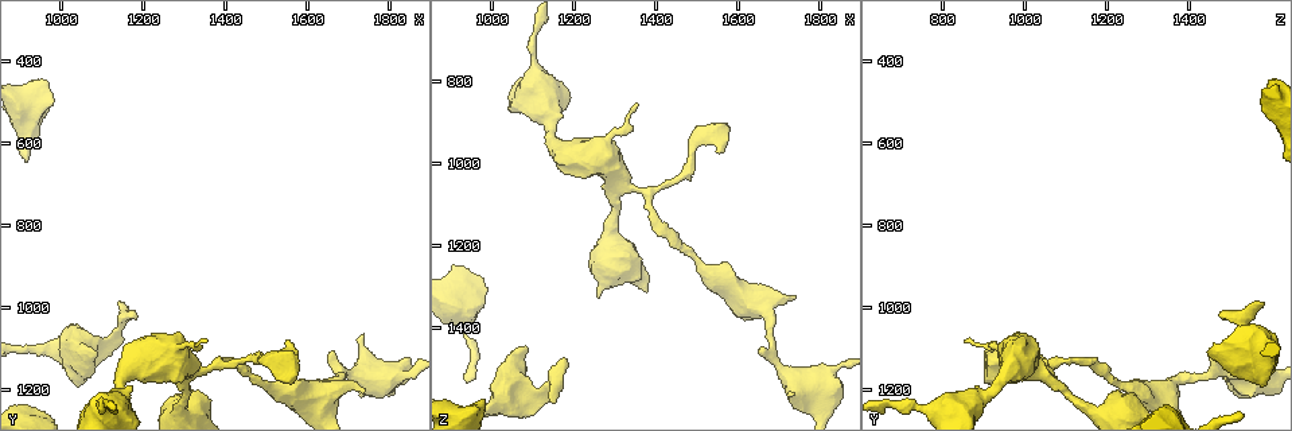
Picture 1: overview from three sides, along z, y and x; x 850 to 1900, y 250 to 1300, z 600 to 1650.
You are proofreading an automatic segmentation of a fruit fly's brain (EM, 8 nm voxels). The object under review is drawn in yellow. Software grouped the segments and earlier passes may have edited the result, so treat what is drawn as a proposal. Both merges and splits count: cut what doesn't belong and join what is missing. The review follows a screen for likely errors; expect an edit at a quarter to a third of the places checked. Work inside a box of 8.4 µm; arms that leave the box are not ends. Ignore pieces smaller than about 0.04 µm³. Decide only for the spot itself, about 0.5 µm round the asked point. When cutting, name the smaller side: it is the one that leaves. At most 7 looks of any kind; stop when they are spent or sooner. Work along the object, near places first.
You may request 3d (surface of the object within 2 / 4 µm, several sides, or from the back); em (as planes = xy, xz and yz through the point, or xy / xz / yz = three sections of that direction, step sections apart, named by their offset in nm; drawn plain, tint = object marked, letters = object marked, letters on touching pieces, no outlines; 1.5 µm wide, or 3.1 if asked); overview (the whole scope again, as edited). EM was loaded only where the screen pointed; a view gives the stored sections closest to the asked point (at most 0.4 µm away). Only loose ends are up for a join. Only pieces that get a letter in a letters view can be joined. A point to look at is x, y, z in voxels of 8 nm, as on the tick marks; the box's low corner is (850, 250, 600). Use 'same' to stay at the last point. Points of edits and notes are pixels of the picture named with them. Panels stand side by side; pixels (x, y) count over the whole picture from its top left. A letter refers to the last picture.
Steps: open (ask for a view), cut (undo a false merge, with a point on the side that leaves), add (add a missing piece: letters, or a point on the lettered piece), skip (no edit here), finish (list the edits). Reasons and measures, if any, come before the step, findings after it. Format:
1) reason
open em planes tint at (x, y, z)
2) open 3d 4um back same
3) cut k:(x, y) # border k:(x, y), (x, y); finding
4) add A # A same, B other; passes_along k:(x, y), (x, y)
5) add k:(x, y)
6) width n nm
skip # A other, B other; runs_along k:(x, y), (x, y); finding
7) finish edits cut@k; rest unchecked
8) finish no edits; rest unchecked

free end
open em planes letters at (1085, 1110, 1445)

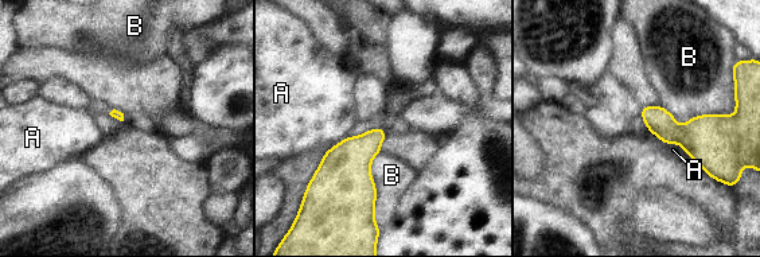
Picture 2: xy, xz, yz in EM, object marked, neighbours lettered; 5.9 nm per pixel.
skip # A other, B other; border 2:(659, 104), (681, 125), (735, 113); no lettered piece goes on from it

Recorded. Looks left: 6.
stops while still wide
open 3d 4um at (1745, 1195, 1325)

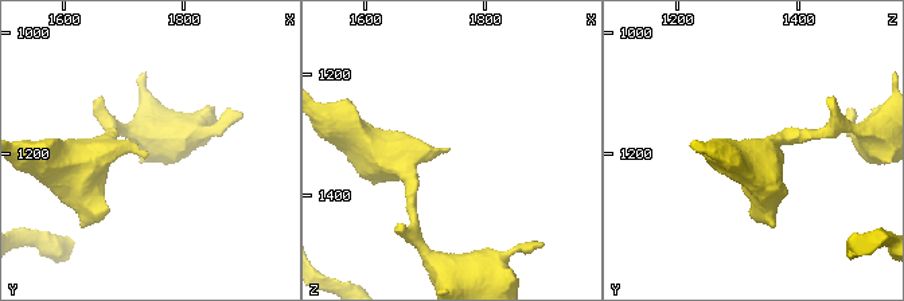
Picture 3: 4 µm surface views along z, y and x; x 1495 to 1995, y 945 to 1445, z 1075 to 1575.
need the tissue
open em planes plain at (1740, 1200, 1320)

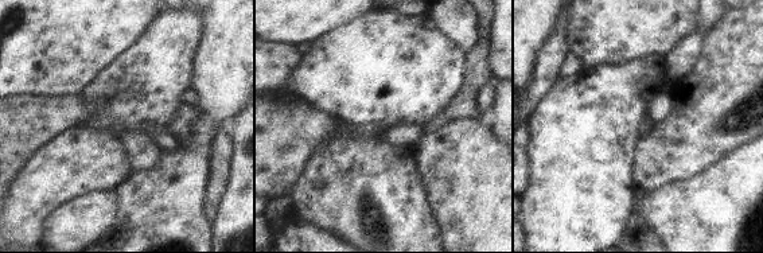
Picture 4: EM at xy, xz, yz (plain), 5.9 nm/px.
open em planes letters same

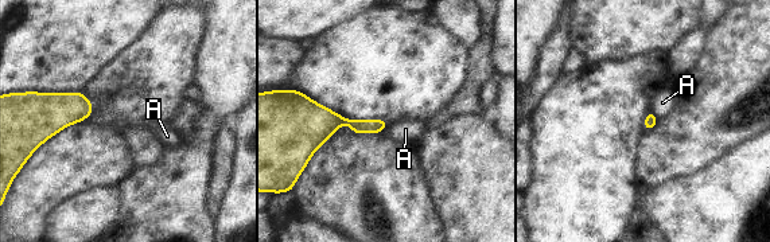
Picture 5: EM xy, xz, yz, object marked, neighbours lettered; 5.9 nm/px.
longest_contact A 90 nm
skip # A other; border 5:(387, 124), (376, 133); no lettered piece goes on from it

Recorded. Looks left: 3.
narrows sharply
open 3d 4um back at (1420, 1135, 1050)

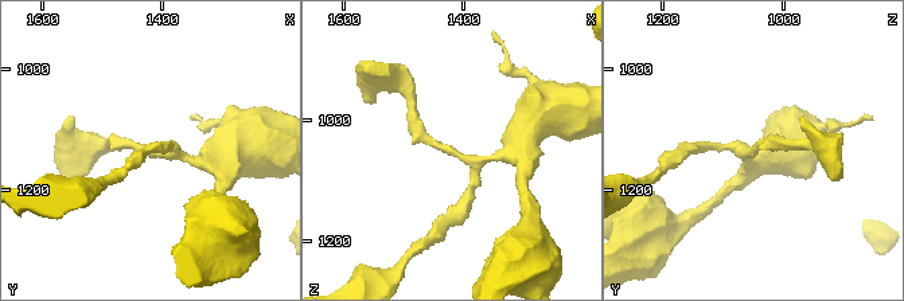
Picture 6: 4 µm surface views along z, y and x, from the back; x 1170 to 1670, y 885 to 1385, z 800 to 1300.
arms 3
open em yz step 8 tint at (1425, 1130, 1055)

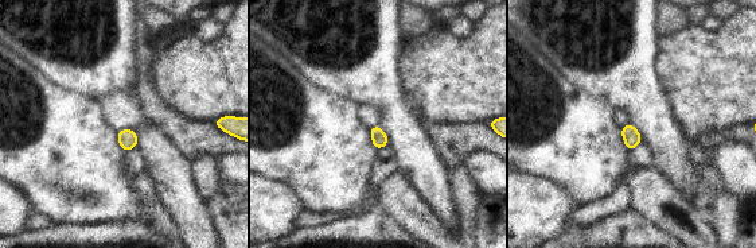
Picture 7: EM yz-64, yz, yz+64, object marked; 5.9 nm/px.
cut it another way
open em planes letters same

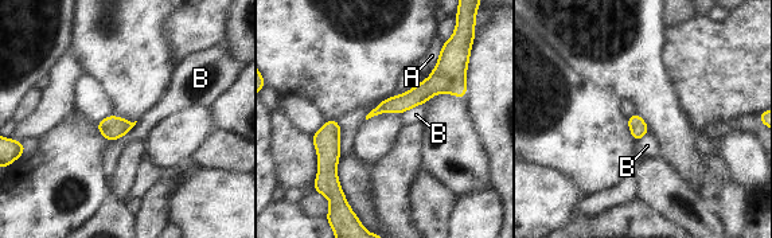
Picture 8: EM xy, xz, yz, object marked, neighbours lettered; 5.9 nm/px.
skip # A other, B other; border 8:(137, 121), (124, 135), (110, 141); one neuron here

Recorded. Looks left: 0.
finish no edits; rest unchecked

